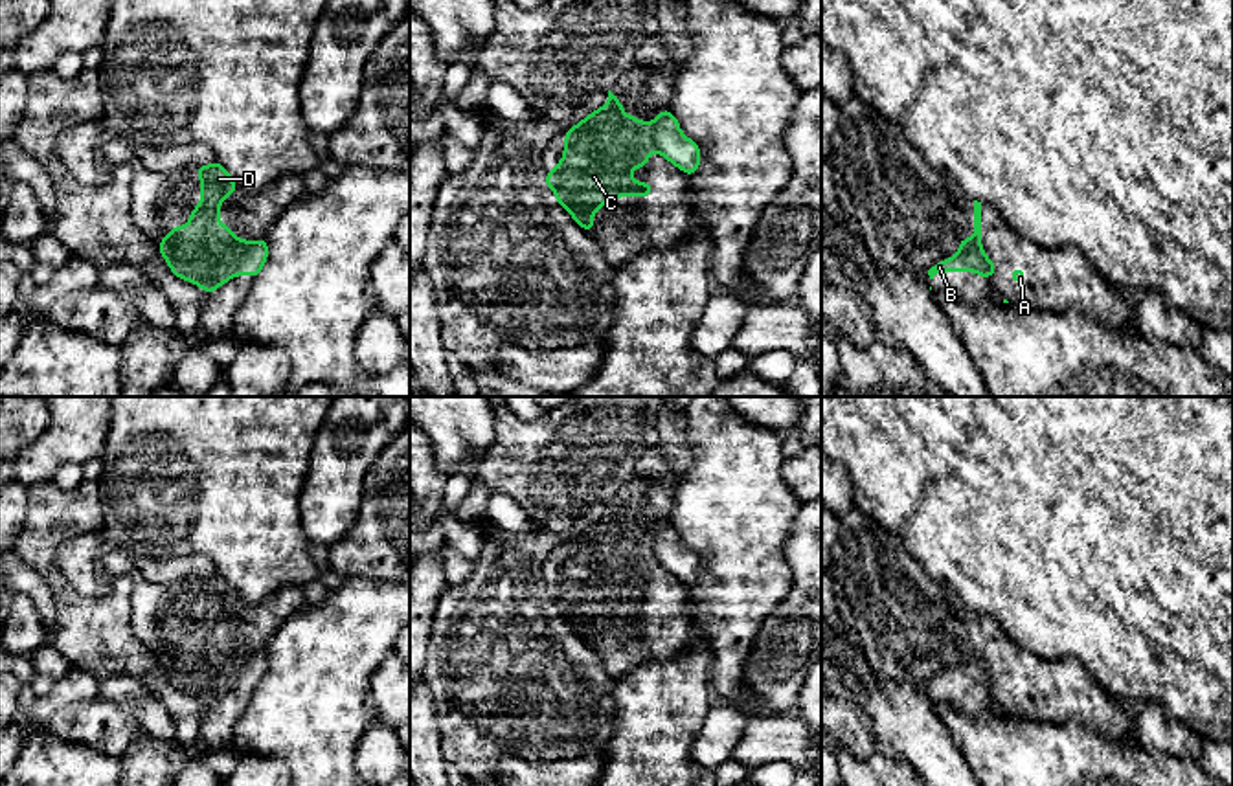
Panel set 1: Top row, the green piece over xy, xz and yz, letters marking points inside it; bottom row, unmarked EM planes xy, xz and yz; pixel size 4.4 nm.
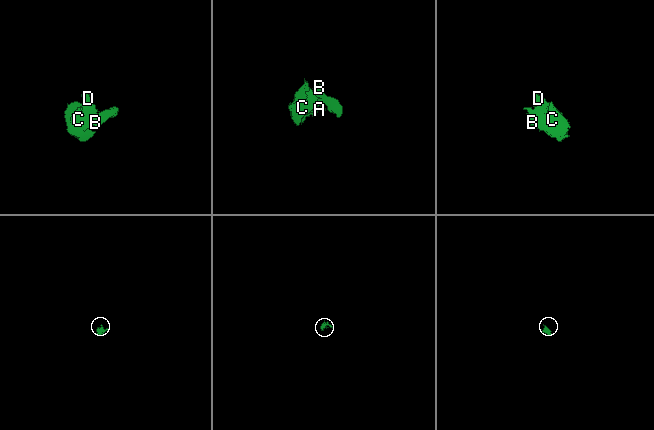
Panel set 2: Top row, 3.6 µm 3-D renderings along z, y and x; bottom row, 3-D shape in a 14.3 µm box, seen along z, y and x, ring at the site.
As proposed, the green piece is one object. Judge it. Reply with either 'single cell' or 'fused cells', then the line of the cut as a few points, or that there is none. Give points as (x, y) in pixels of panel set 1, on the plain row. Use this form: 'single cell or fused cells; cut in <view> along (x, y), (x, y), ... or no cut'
fused cells; cut in xy along (250, 656), (230, 687)

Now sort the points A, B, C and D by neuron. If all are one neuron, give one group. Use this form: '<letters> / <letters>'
A C D / B

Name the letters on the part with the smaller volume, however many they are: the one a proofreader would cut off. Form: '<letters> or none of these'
B

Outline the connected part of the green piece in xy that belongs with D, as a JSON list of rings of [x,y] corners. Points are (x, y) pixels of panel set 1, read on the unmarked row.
[[[219,573],[195,582],[202,595],[200,617],[191,621],[187,639],[175,635],[164,646],[158,661],[176,689],[211,705],[232,691],[250,652],[235,650],[232,639],[219,634],[219,615],[237,602],[232,586]]]

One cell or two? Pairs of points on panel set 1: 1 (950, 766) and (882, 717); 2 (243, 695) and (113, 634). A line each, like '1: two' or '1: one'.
1: one
2: two

